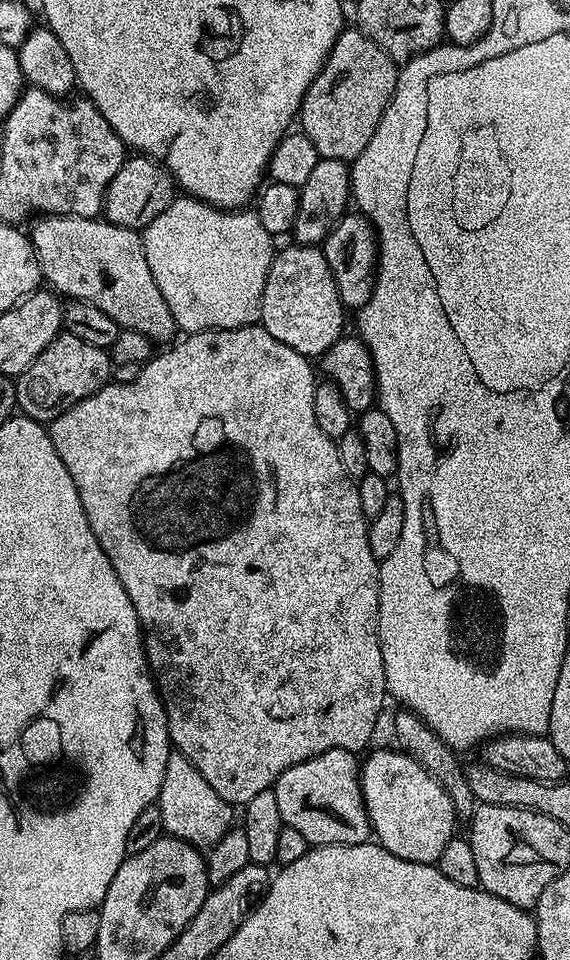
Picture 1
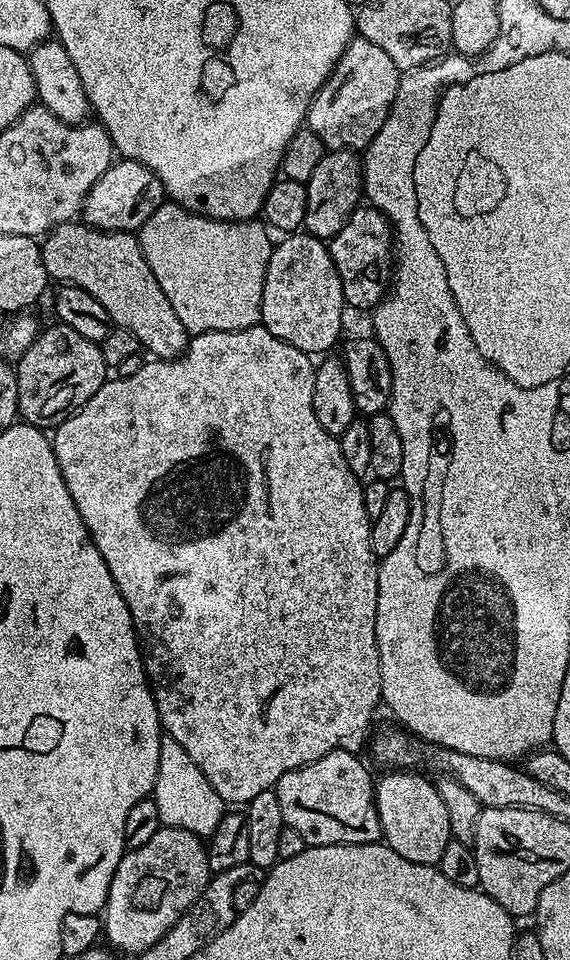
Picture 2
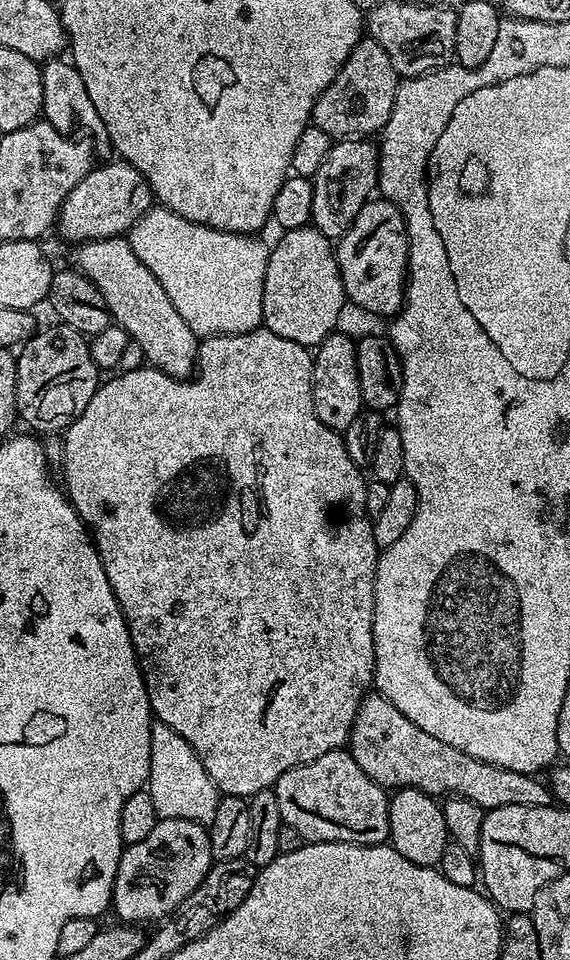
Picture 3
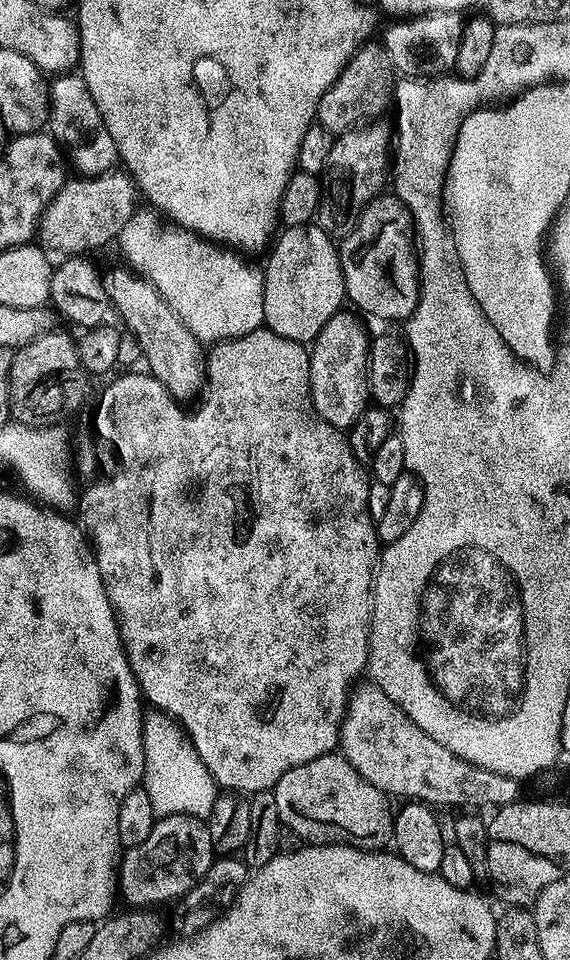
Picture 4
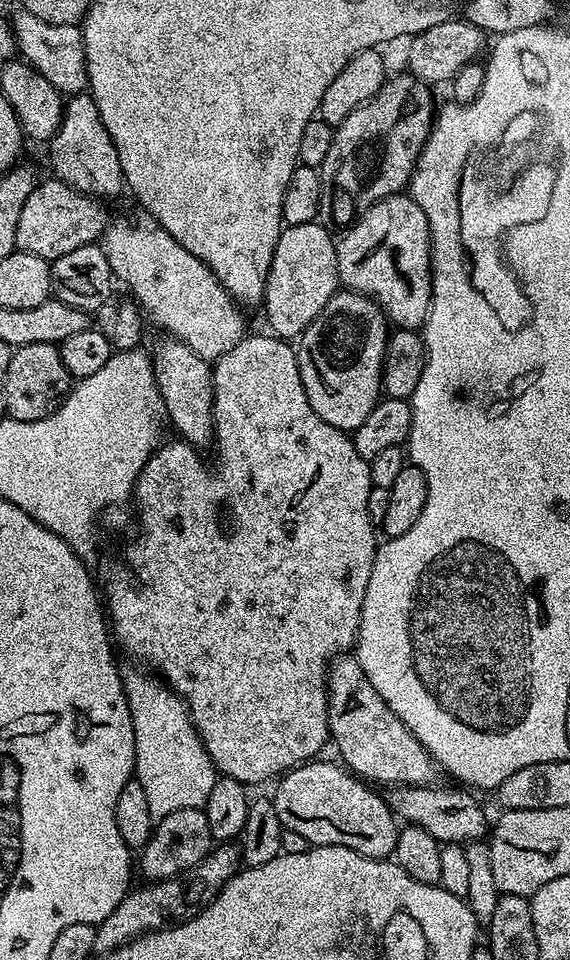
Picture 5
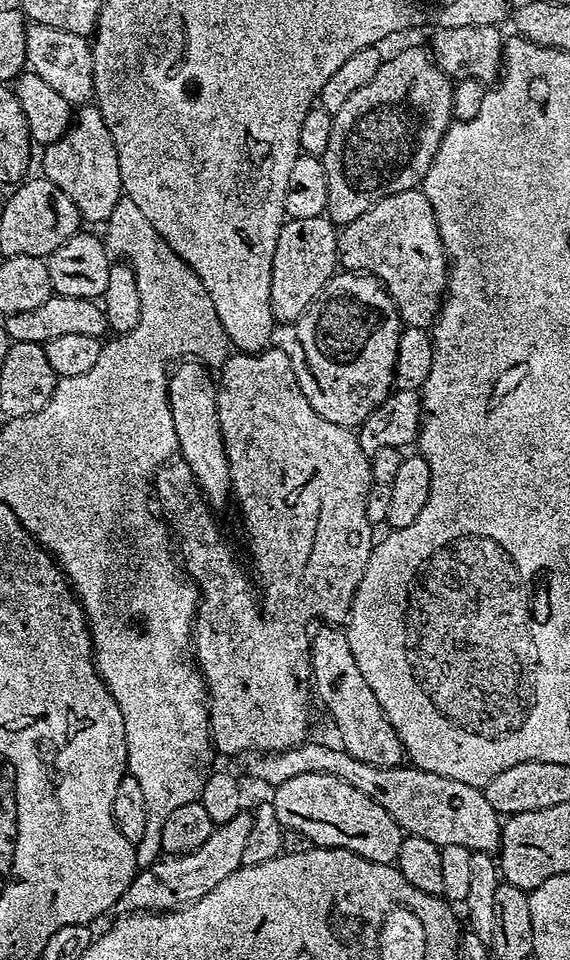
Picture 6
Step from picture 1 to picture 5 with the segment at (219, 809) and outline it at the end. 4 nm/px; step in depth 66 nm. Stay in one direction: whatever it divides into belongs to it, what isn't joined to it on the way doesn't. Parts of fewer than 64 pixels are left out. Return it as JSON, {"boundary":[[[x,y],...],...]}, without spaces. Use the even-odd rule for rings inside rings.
{"boundary":[[[132,672],[123,677],[134,730],[134,779],[146,790],[154,818],[174,814],[174,810],[203,808],[217,780],[217,770],[192,725],[188,705],[155,675],[147,675]]]}

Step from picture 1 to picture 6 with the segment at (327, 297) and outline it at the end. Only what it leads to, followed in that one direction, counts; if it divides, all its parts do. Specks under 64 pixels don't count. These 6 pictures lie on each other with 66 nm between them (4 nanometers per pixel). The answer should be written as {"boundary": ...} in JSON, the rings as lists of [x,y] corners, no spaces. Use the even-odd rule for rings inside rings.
{"boundary":[[[327,215],[318,218],[285,219],[278,234],[278,246],[274,246],[274,262],[272,263],[272,281],[270,282],[270,298],[272,313],[277,321],[294,322],[316,301],[317,294],[324,289],[330,277],[338,271],[338,228]]]}

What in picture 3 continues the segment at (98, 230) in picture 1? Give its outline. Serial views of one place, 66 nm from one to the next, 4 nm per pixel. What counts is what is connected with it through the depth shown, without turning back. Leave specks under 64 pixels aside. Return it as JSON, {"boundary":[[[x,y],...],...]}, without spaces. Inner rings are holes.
{"boundary":[[[111,236],[105,240],[90,240],[79,245],[75,267],[88,277],[102,294],[108,315],[128,331],[131,343],[142,346],[145,361],[180,382],[196,371],[198,337],[182,322],[182,314],[174,310],[174,302],[162,290],[158,278],[134,254],[127,239]]]}

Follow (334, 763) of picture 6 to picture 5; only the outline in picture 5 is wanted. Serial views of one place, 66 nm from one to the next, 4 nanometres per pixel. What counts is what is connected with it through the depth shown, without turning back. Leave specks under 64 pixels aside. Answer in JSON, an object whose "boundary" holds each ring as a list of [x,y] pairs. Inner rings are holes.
{"boundary":[[[452,786],[456,788],[440,787],[389,787],[386,792],[388,807],[392,809],[393,816],[403,821],[405,825],[426,830],[426,834],[430,834],[435,840],[440,841],[441,845],[458,844],[463,846],[469,842],[479,841],[483,837],[480,835],[483,832],[485,835],[489,831],[490,820],[484,817],[479,802],[471,796],[473,793],[458,786]]]}

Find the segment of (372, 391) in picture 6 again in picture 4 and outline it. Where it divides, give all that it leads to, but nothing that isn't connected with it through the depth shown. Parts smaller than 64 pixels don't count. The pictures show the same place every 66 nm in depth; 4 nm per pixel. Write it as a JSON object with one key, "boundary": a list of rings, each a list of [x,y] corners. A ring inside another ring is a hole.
{"boundary":[[[355,311],[335,312],[322,326],[315,340],[311,341],[308,361],[312,388],[312,401],[322,418],[341,430],[351,429],[359,421],[370,404],[368,390],[368,353],[370,335],[364,329],[361,317]]]}

